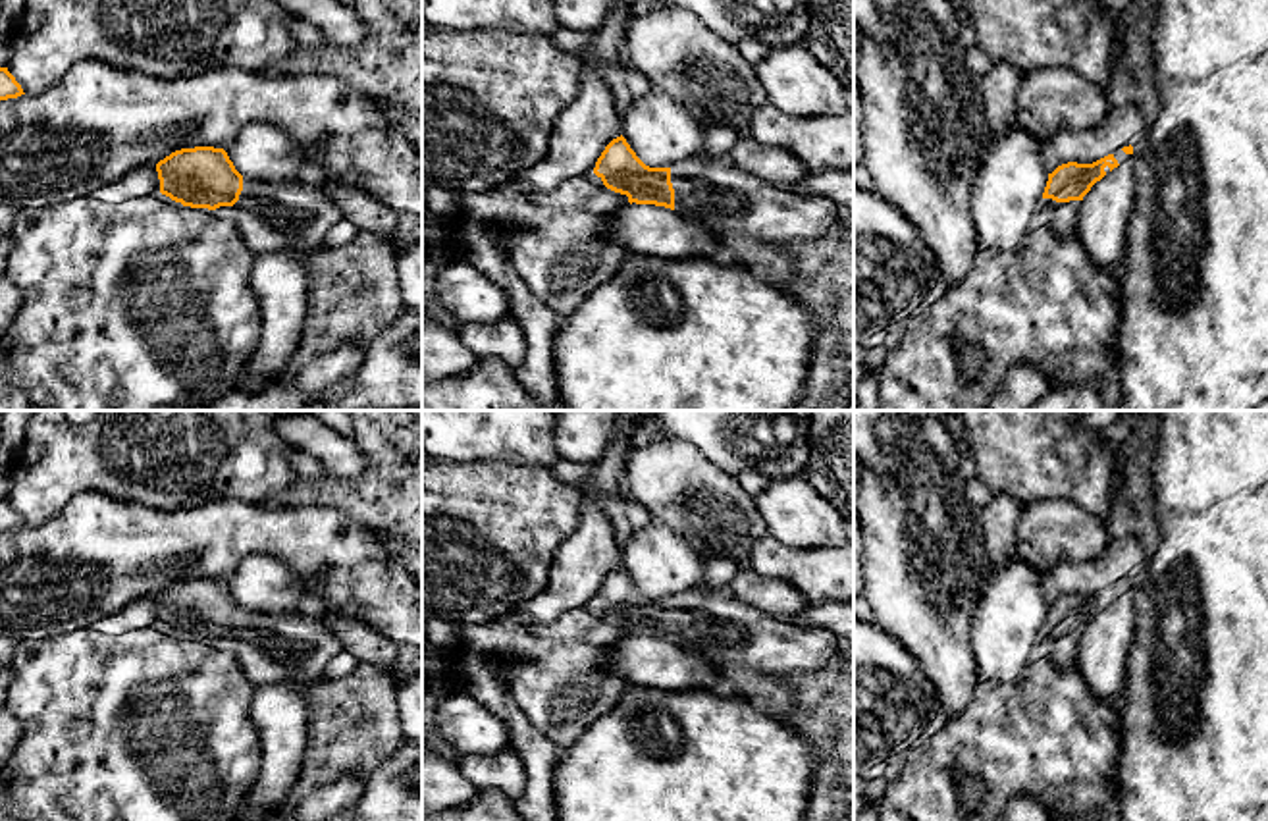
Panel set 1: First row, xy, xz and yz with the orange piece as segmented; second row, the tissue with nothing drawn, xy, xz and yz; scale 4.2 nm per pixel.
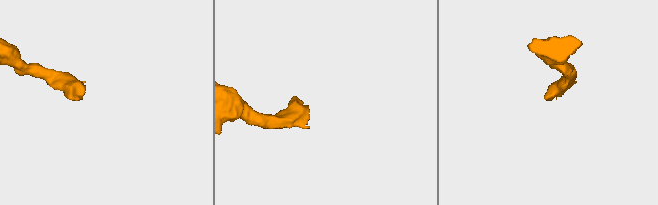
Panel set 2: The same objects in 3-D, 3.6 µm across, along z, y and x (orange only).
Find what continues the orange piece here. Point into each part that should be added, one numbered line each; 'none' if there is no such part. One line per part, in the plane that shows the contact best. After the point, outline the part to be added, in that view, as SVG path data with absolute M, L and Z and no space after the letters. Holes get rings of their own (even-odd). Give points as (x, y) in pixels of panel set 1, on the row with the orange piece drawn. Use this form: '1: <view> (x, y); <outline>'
1: xy (274, 216); M243 177L239 200L214 212L237 225L254 254L314 251L343 218L322 185L306 185L301 179Z

